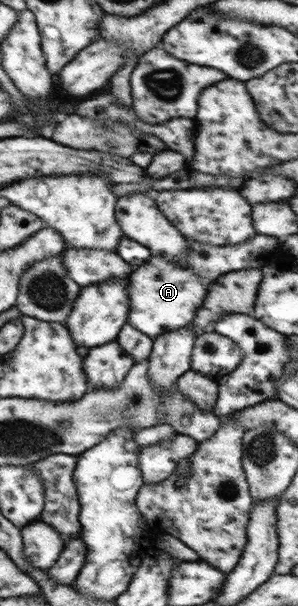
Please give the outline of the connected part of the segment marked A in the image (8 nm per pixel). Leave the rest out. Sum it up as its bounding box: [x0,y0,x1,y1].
[127,235,281,339]

